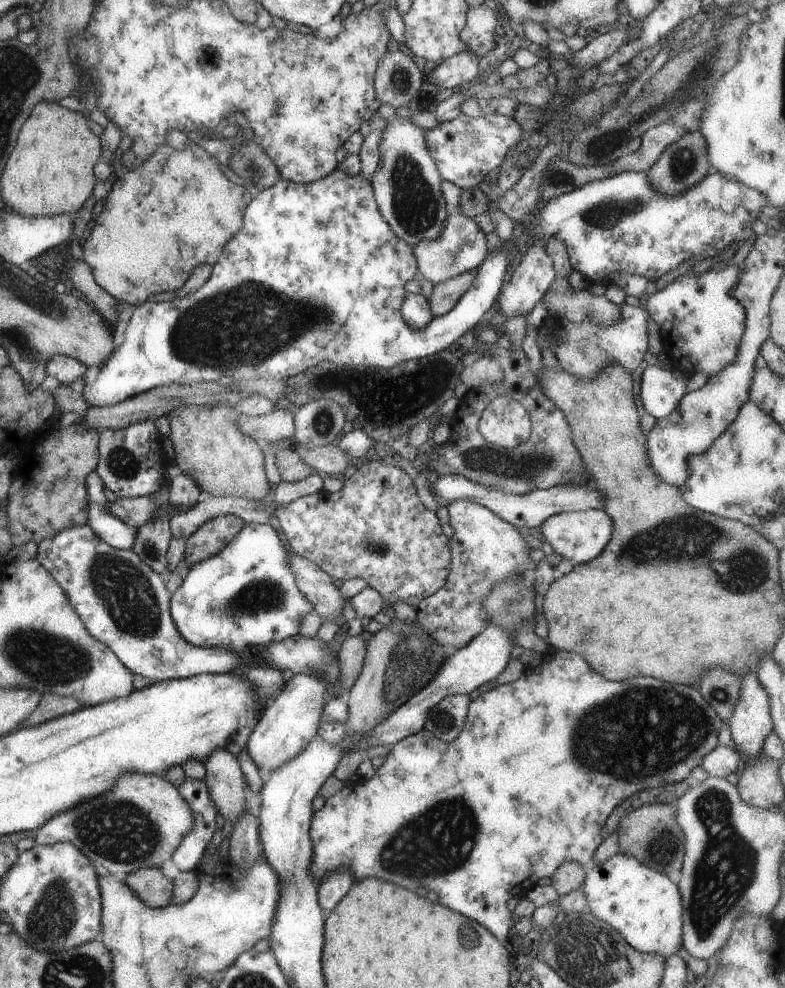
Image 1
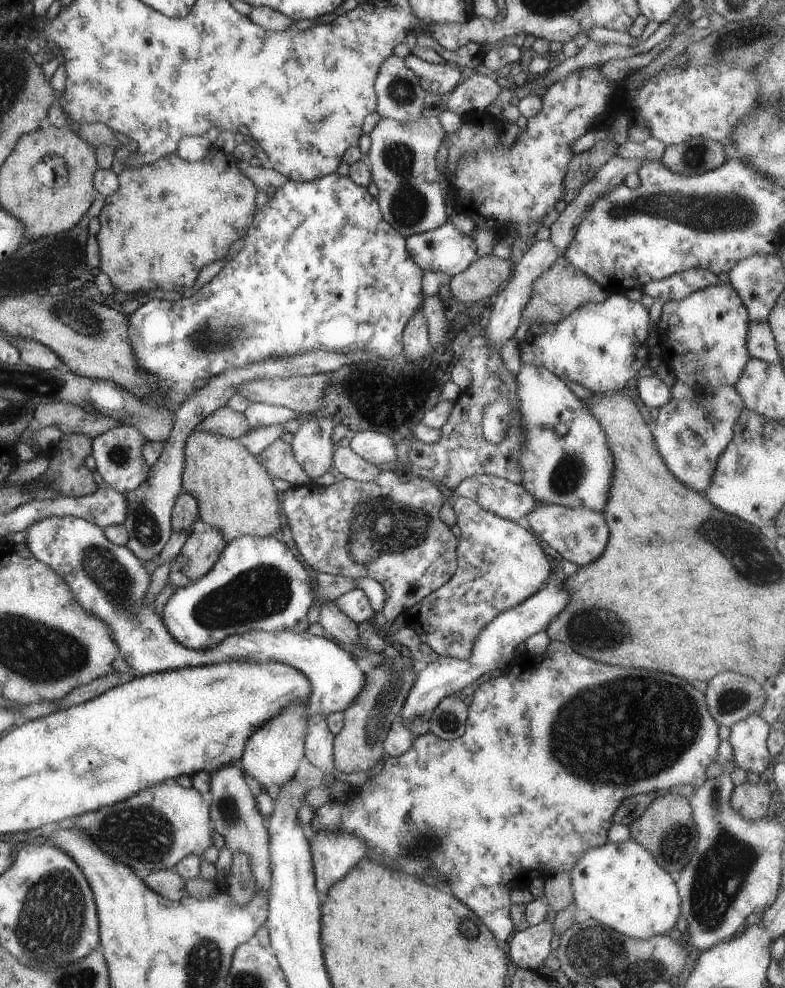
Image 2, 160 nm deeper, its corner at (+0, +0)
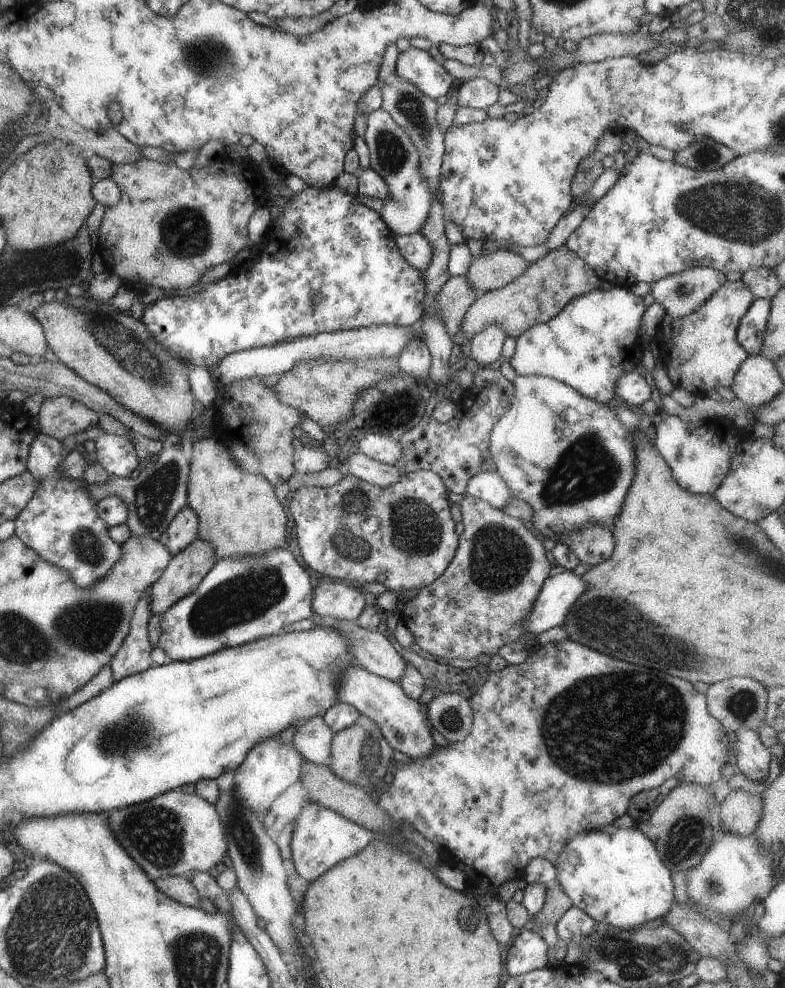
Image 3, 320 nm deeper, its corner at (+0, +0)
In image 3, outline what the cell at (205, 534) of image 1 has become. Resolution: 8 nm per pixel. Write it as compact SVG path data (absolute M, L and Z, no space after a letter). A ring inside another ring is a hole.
M197 538L182 551L173 555L163 569L161 576L150 586L149 608L151 614L163 614L176 600L193 592L214 564L213 547L208 542Z

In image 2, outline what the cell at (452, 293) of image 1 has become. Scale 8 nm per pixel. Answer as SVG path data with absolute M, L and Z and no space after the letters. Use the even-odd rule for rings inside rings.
M493 253L477 257L463 272L452 276L449 281L448 288L451 294L450 300L459 302L478 302L482 298L493 298L497 291L510 278L514 261L510 259L501 259L493 255Z

